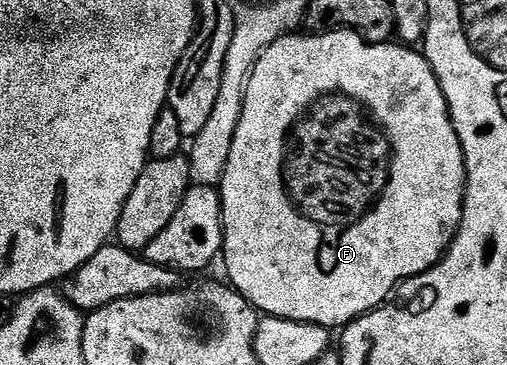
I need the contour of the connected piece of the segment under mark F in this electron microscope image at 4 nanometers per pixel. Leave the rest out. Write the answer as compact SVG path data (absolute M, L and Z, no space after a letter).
M345 29L321 33L291 33L280 37L280 41L268 45L268 49L264 49L260 61L256 61L254 71L250 74L250 80L246 86L244 109L240 117L240 125L236 125L236 137L232 137L232 149L228 153L228 165L222 174L220 194L222 197L222 249L220 255L223 260L226 258L227 277L225 276L225 278L228 280L229 286L240 292L253 305L255 311L272 319L291 319L297 323L315 323L327 329L341 329L351 323L353 319L359 319L367 311L375 311L377 307L382 306L395 294L399 285L436 266L447 249L450 248L450 242L454 240L462 224L462 206L466 196L466 162L460 145L460 137L456 133L454 122L450 119L446 98L440 89L436 73L430 68L425 54L413 46L403 45L397 41L369 43L357 31Z

